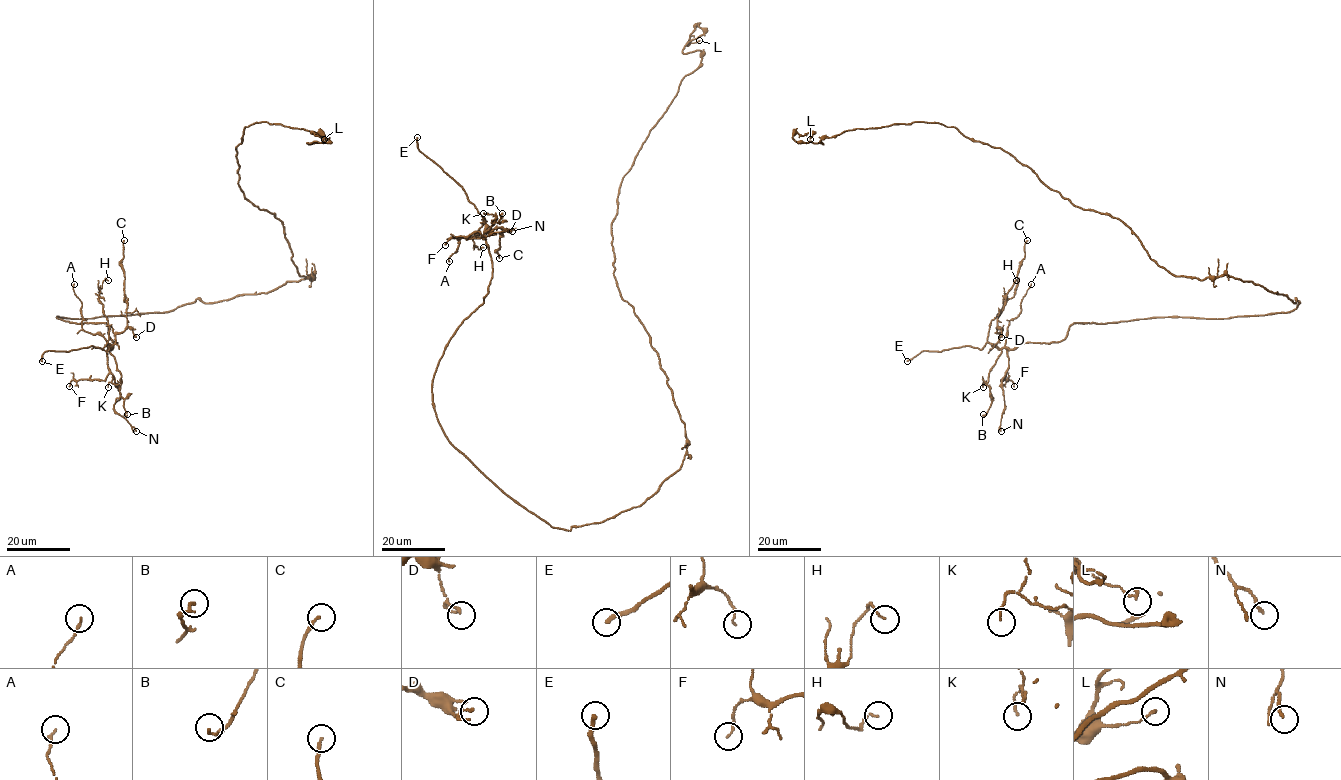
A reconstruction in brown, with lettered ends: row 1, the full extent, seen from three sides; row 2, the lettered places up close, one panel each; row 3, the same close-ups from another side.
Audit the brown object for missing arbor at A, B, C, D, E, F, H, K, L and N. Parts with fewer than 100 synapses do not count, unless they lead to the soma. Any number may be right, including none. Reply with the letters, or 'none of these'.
E

